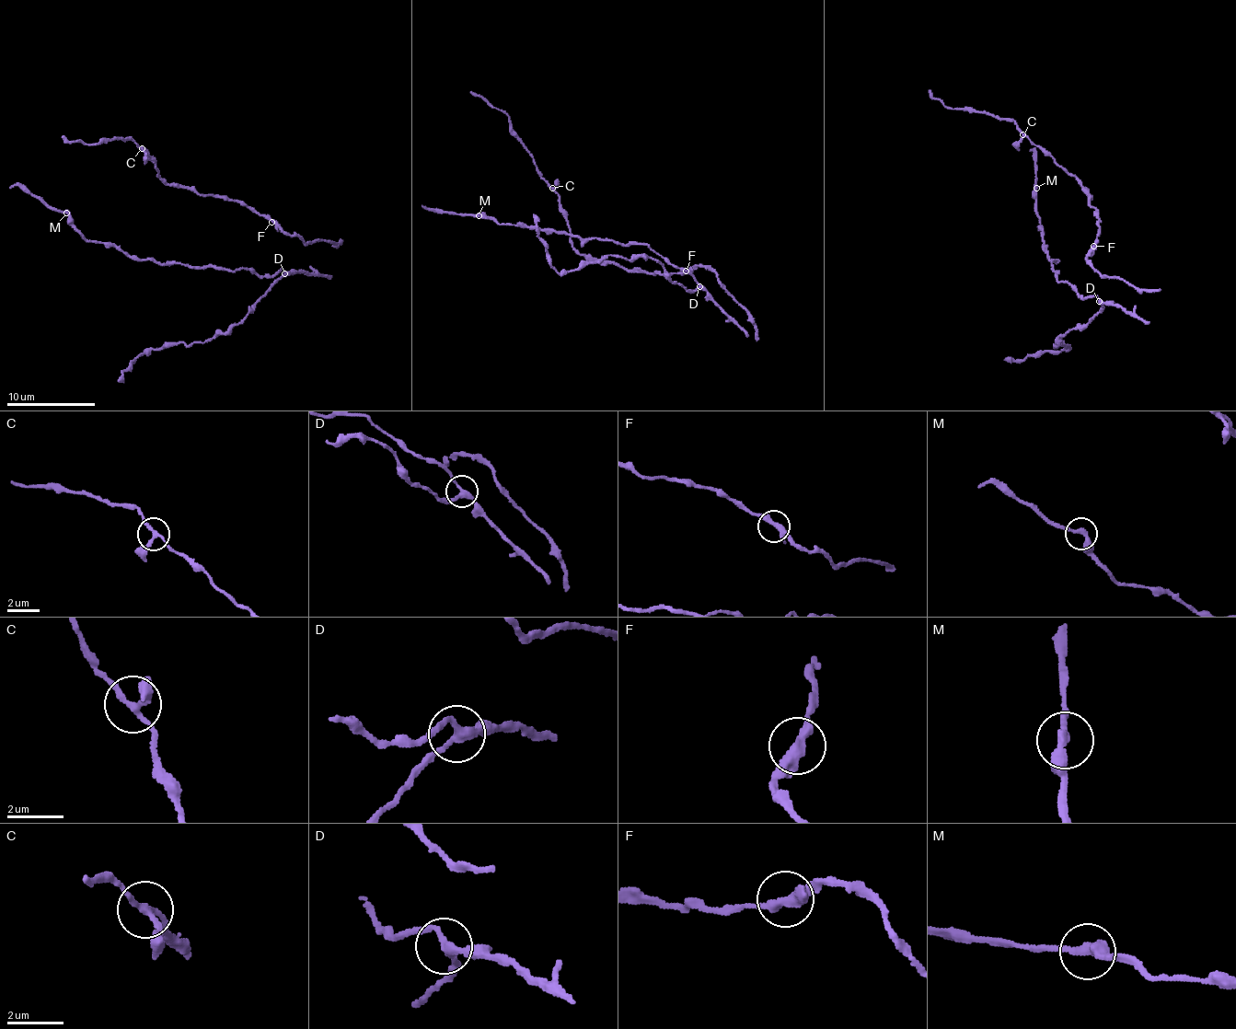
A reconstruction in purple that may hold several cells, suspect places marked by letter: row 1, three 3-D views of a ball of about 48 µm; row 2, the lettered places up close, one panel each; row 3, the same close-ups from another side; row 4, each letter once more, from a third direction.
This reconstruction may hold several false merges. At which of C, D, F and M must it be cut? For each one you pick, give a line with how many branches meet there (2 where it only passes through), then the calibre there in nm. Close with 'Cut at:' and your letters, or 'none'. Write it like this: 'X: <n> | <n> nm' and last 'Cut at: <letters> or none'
Cut at: none

